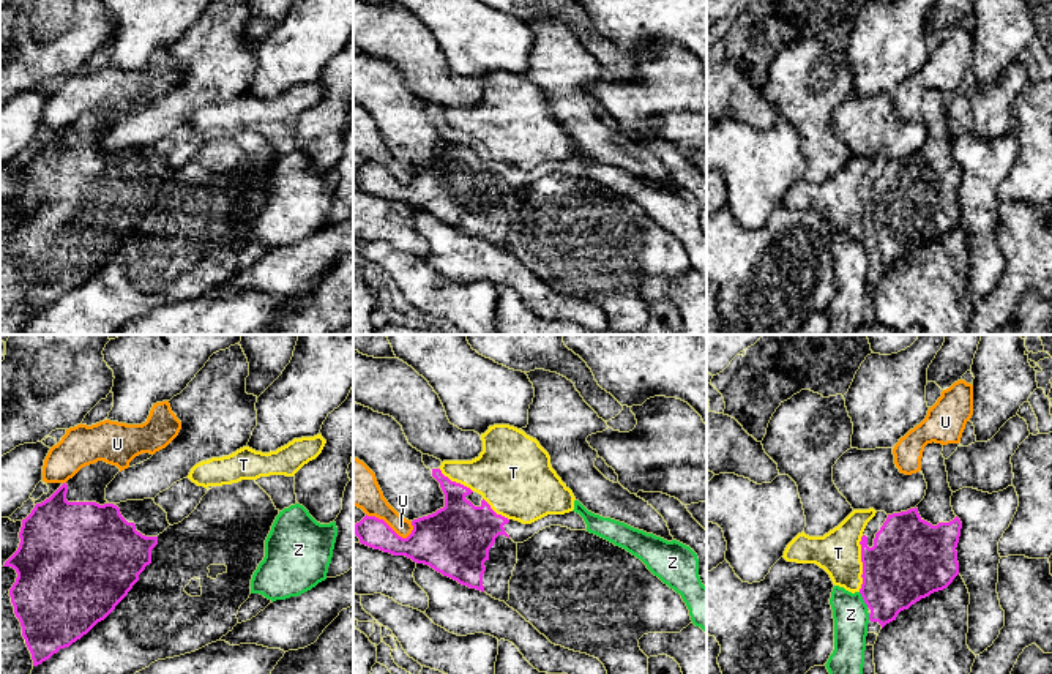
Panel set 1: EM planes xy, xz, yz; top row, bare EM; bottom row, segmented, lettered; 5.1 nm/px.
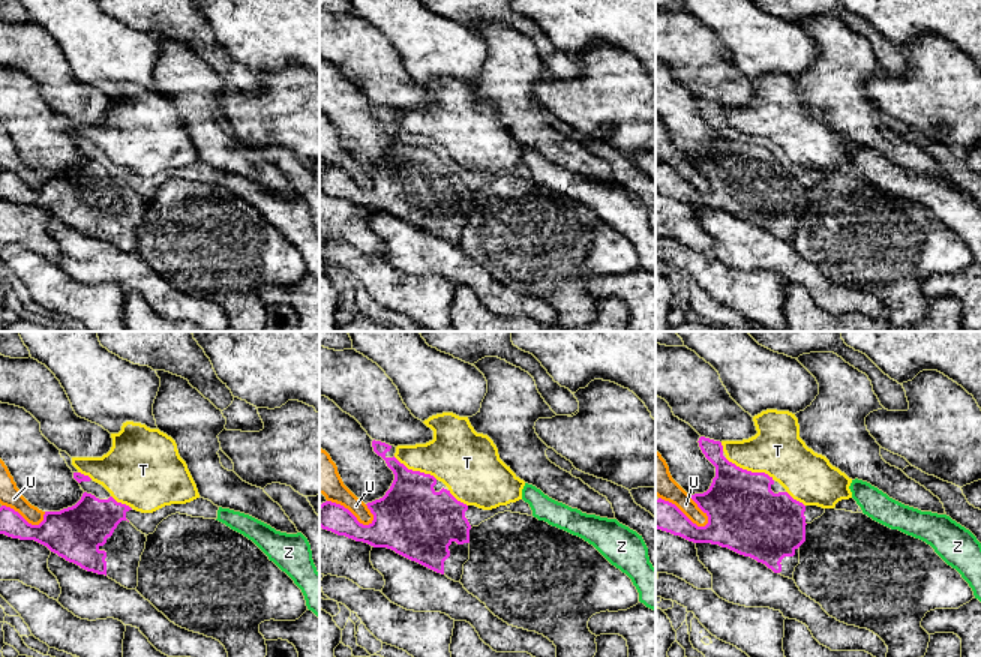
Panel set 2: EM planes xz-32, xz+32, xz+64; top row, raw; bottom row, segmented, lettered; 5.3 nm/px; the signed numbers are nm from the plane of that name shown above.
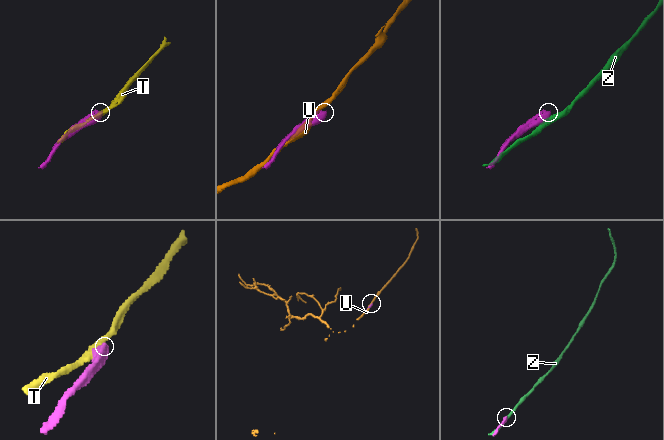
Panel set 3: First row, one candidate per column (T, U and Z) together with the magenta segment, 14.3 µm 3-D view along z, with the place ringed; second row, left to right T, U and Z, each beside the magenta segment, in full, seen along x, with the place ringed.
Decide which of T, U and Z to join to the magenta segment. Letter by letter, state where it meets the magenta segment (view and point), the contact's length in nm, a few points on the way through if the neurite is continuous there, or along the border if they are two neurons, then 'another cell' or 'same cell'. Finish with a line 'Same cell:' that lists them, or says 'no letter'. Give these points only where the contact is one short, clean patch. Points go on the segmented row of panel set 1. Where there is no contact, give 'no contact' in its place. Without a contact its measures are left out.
T: contact yz (863, 564); length 280 nm; another cell
U: contact xz (388, 526); length 260 nm; another cell
Z: contact yz (863, 599); length 90 nm; another cell
Same cell: no letter

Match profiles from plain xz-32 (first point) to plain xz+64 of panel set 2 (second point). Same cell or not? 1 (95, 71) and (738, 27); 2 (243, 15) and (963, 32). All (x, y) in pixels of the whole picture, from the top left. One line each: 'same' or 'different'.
1: same
2: same

